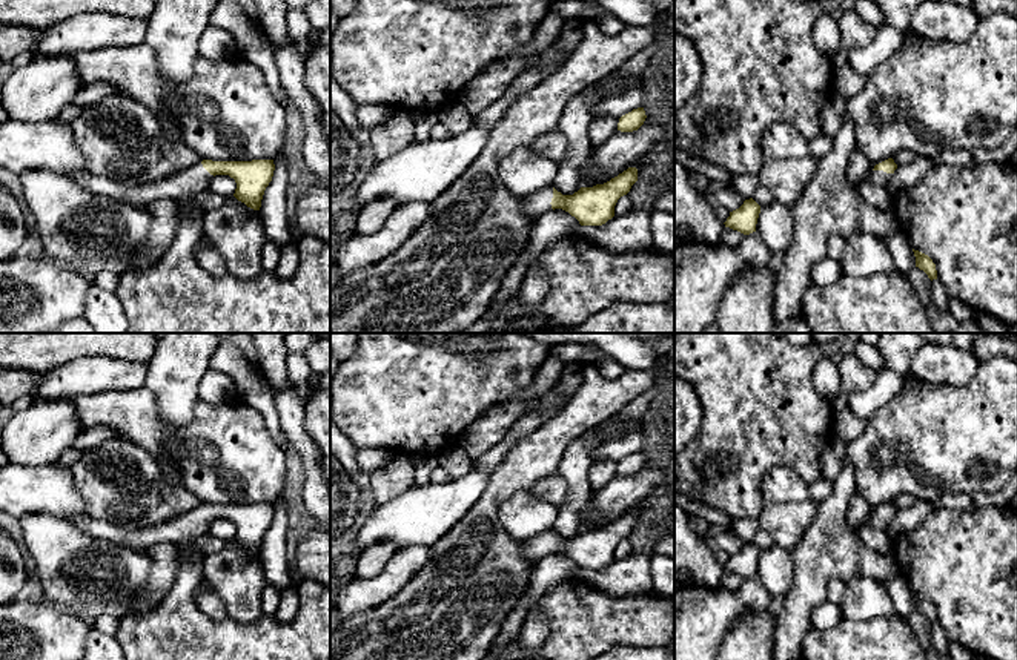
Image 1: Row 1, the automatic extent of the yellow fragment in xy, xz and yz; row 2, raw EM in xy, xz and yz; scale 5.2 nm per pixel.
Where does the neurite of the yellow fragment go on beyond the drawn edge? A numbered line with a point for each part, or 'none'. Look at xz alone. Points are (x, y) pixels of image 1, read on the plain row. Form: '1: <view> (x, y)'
1: xz (538, 547)

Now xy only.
1: xy (191, 525)

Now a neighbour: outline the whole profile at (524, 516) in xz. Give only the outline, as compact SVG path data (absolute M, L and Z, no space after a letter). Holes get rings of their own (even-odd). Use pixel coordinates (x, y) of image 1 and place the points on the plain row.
M533 491L515 493L498 511L498 522L516 540L528 540L553 531L559 508L536 497Z

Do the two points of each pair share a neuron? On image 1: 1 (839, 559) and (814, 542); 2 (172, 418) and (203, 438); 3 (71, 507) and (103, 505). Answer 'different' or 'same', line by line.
1: same
2: different
3: different

